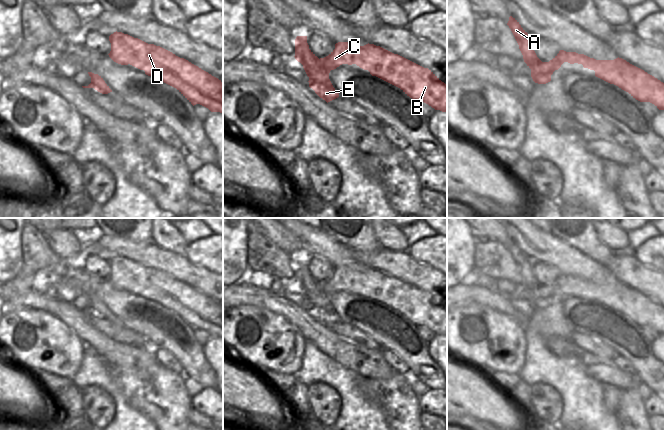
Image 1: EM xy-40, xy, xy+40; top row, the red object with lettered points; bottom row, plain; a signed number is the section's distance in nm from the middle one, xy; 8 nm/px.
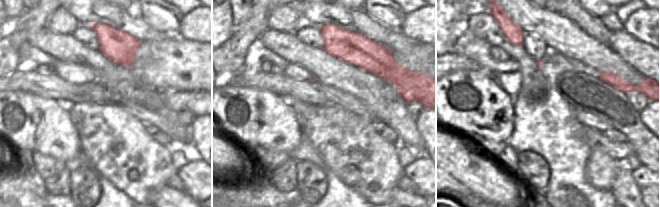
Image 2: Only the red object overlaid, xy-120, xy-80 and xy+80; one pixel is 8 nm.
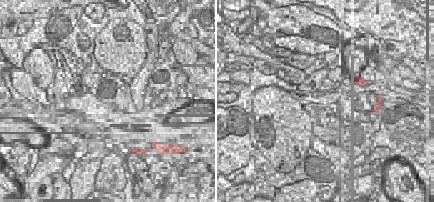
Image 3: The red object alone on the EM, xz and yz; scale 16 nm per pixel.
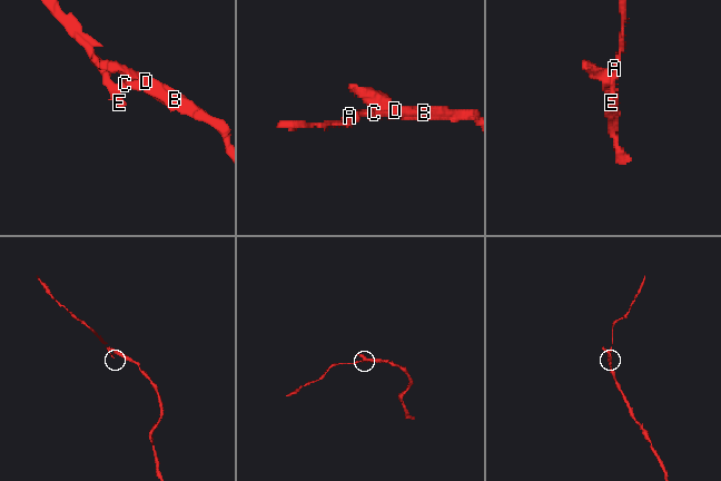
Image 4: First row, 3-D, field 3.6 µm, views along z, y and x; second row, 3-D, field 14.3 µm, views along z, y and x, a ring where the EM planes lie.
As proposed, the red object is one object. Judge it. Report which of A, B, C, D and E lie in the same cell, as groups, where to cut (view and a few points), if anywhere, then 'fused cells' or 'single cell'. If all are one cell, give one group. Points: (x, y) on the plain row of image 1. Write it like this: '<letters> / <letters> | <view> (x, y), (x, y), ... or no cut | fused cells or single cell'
A E / B C D | xy (319, 283), (331, 293) | fused cells

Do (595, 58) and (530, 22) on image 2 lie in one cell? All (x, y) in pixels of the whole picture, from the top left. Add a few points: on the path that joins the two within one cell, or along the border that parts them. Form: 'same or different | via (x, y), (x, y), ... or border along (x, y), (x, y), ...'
same | via (579, 46), (546, 24)

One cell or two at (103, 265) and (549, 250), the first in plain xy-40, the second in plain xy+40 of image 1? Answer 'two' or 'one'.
two

